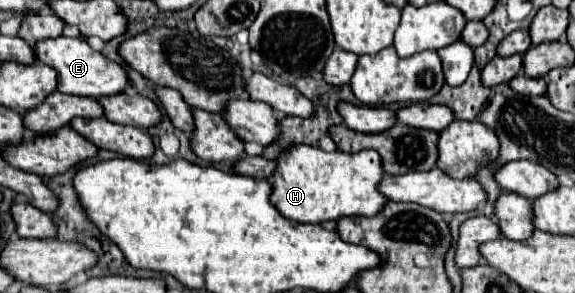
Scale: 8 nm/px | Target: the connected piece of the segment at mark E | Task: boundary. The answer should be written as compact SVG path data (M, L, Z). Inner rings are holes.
M56 37L56 39L42 39L34 45L34 55L40 63L56 69L58 73L58 91L82 97L106 97L114 95L116 91L124 91L128 85L126 73L120 65L112 63L102 53L88 47L88 43L80 37Z

